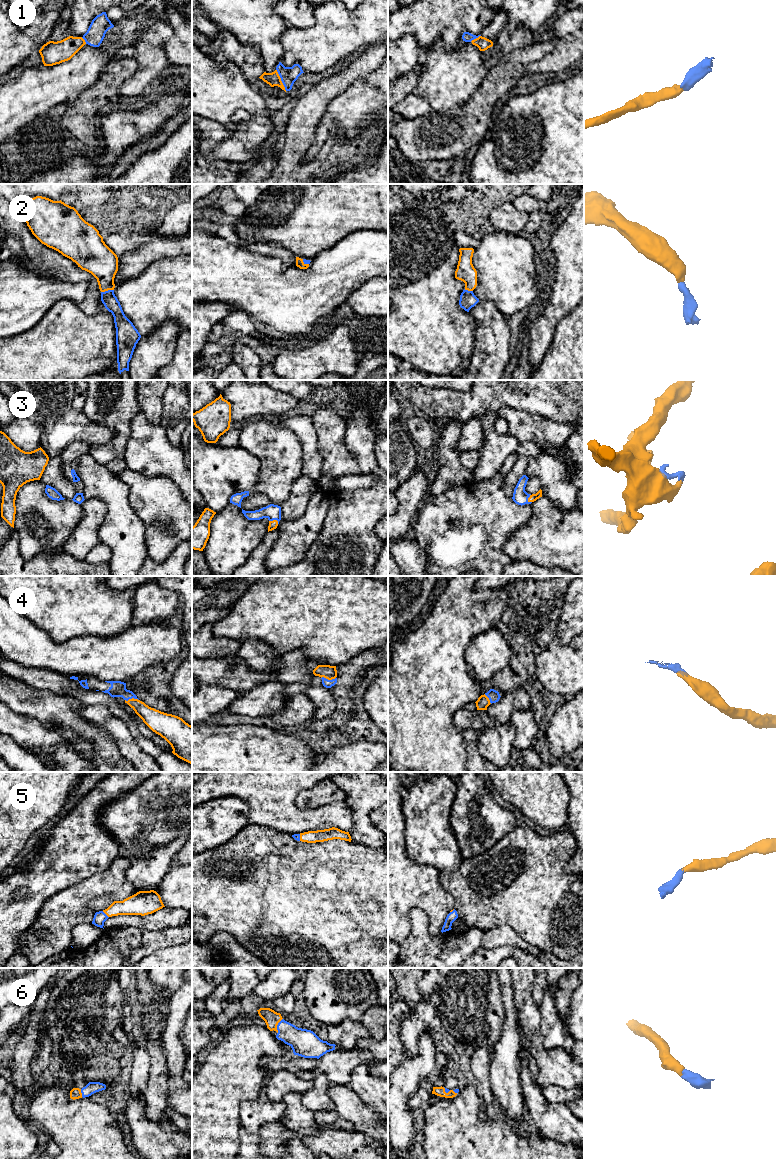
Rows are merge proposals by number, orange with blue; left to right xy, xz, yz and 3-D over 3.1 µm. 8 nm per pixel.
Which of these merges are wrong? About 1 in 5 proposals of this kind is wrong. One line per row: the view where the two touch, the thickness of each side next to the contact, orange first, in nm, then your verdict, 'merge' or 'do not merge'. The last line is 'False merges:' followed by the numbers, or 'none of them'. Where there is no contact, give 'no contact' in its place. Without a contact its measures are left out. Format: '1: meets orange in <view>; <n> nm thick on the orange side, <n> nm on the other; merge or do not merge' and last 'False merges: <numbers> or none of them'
1: meets orange in xz; 110 nm thick on the orange side, 140 nm on the other; merge
2: meets orange in xy; 260 nm thick on the orange side, 120 nm on the other; merge
3: meets orange in xz; 70 nm thick on the orange side, 130 nm on the other; merge
4: meets orange in xz; 110 nm thick on the orange side, 70 nm on the other; merge
5: meets orange in xy; 160 nm thick on the orange side, 100 nm on the other; merge
6: meets orange in xz; 120 nm thick on the orange side, 200 nm on the other; merge
False merges: none of them

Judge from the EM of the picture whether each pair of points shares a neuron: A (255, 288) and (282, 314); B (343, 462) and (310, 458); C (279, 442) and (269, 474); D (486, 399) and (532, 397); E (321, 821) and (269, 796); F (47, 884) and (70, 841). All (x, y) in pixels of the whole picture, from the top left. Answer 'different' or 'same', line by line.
A: same
B: different
C: same
D: same
E: same
F: same

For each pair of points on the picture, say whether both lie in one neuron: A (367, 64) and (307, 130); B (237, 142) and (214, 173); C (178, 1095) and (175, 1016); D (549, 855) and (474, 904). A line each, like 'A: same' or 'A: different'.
A: same
B: different
C: same
D: same

